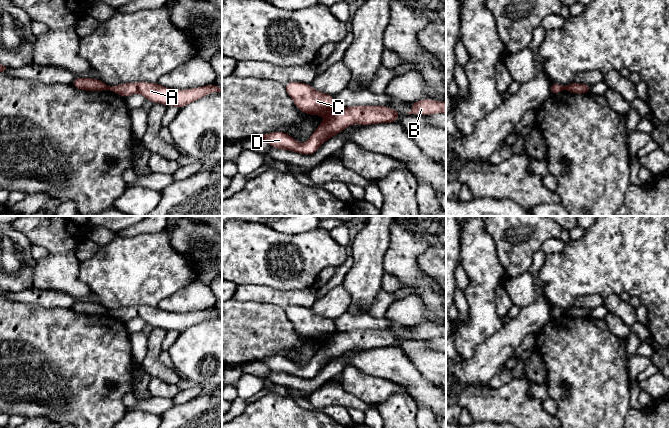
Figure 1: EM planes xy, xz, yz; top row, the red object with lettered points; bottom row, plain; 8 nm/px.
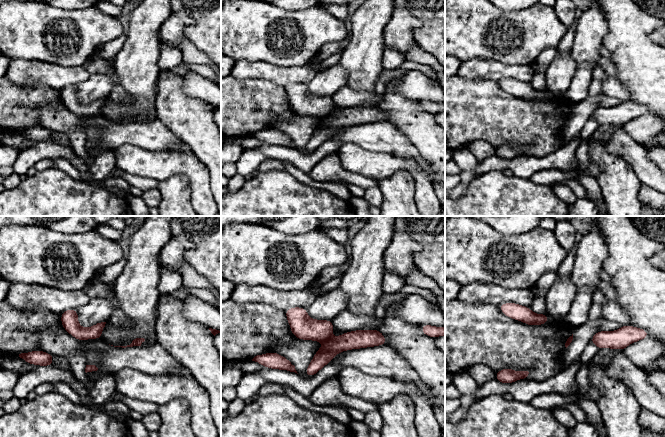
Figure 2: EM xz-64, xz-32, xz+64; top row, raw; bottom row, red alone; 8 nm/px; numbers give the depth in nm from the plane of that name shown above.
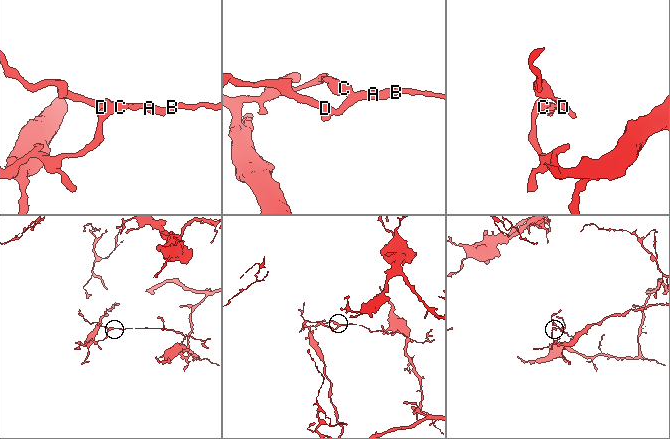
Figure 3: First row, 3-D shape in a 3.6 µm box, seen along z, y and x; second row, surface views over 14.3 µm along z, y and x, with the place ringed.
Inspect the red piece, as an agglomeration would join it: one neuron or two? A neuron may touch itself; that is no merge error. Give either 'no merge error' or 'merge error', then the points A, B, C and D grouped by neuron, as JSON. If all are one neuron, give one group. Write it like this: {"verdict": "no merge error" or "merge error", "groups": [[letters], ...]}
{"verdict": "merge error", "groups": [["A", "B", "D"], ["C"]]}

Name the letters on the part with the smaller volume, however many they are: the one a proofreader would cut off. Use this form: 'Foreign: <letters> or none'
Foreign: A, B, D

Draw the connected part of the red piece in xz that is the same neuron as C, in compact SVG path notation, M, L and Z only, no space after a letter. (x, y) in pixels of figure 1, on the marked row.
M293 81L283 86L296 107L303 113L325 116L337 108L334 96L314 90L311 84Z

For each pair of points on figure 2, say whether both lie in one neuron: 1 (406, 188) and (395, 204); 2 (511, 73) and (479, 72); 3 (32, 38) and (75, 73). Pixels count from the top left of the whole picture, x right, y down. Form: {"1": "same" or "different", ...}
{"1": "same", "2": "same", "3": "different"}

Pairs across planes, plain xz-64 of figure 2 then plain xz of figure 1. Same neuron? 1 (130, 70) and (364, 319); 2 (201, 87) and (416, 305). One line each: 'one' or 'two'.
1: two
2: one

